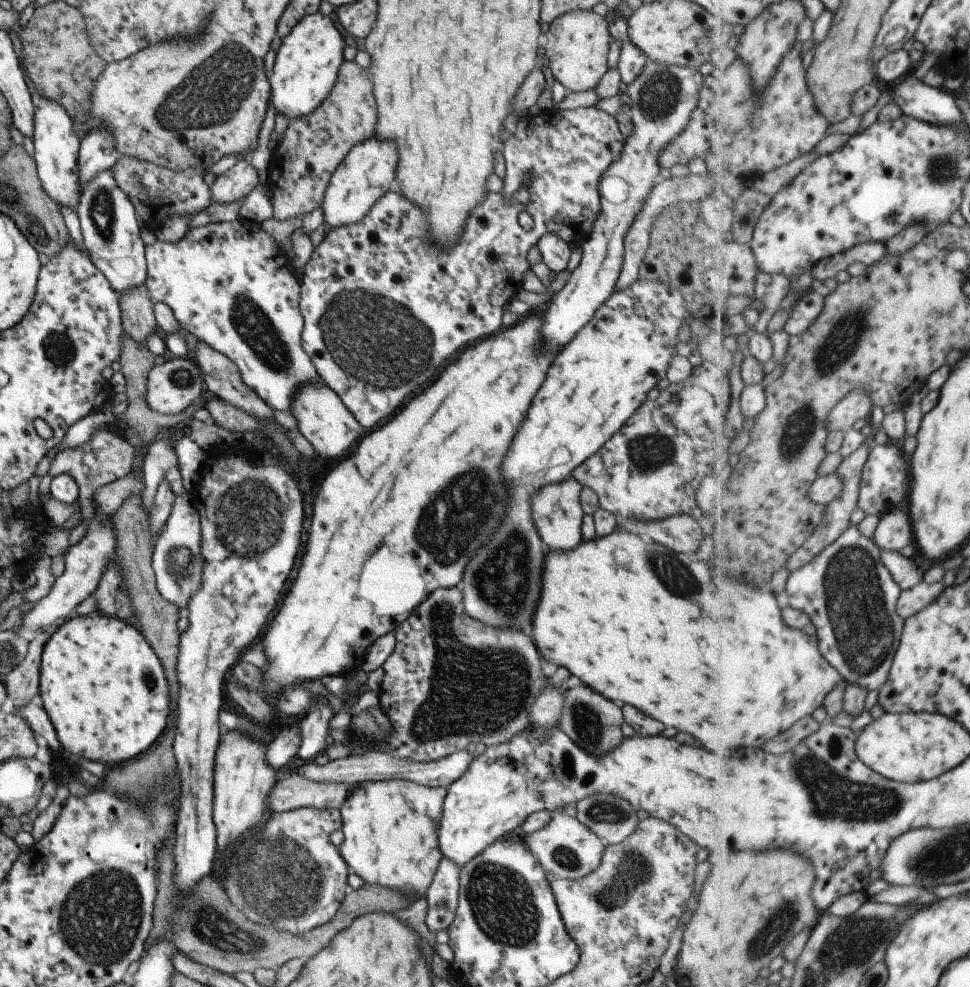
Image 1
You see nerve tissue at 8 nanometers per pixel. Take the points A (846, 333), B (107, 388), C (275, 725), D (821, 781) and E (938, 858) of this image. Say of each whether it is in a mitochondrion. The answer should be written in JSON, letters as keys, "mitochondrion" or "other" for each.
{"A":"mitochondrion","B":"other","C":"other","D":"mitochondrion","E":"mitochondrion"}

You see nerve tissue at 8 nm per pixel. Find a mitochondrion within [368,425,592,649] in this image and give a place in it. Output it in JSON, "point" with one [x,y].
{"point":[469,502]}

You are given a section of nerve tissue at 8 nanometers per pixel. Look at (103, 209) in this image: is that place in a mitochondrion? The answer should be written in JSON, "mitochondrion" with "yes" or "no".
{"mitochondrion":"yes"}

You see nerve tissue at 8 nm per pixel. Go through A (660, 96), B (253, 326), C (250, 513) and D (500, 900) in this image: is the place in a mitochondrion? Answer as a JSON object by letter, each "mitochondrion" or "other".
{"A":"mitochondrion","B":"mitochondrion","C":"mitochondrion","D":"mitochondrion"}

